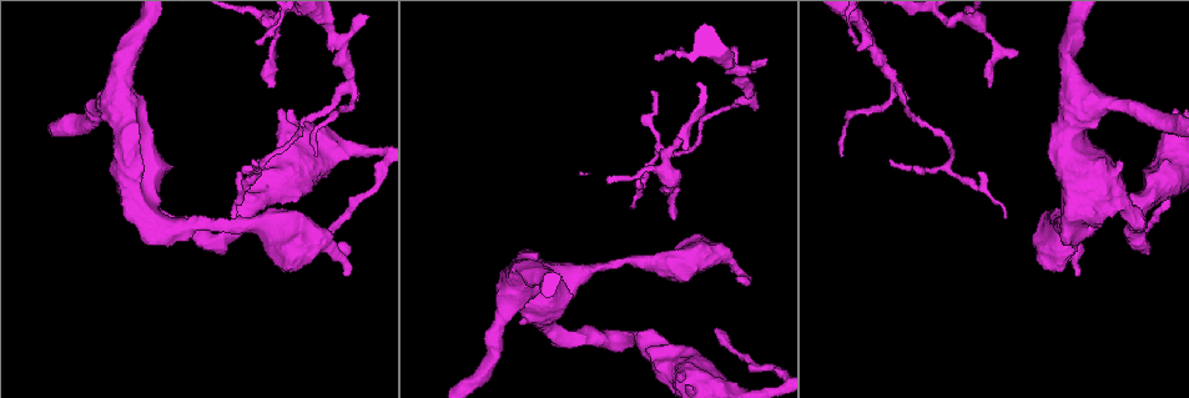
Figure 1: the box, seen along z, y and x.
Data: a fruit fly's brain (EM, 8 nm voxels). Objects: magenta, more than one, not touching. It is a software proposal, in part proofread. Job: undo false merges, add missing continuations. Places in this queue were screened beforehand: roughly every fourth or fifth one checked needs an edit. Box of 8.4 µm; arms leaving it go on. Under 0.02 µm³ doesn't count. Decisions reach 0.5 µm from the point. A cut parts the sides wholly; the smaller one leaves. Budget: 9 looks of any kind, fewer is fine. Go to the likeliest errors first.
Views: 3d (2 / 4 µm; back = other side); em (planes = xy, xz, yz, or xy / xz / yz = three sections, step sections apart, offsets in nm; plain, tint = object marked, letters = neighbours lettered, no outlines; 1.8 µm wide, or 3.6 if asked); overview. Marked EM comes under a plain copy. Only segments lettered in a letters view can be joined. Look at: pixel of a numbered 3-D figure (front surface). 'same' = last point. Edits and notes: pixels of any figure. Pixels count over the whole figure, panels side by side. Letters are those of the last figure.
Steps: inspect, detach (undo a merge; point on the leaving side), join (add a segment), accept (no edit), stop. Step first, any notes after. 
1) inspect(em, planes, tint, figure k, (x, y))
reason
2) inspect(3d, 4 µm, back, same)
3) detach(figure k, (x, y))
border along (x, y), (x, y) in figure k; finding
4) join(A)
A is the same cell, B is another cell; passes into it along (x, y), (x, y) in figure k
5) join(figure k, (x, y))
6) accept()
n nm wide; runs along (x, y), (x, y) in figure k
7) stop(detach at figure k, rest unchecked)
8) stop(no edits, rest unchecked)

inspect(3d, 2 µm, figure 1, (988, 88))
tapers out

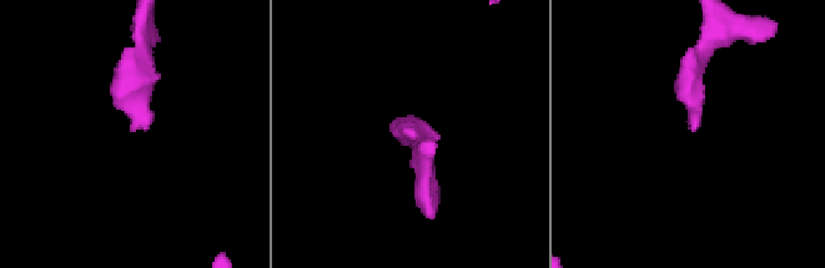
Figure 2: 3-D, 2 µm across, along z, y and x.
inspect(em, xz, step 4, tint, figure 2, (424, 132))

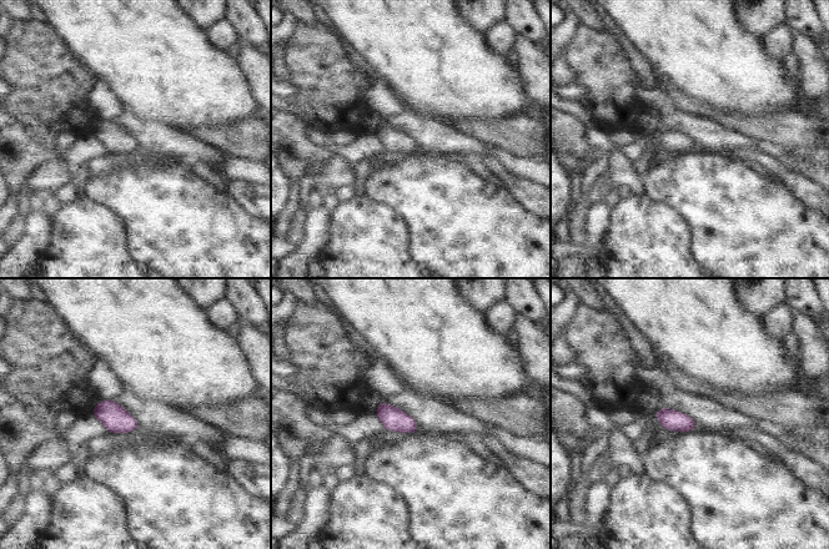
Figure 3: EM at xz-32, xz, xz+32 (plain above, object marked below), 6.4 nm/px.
inspect(em, planes, letters, same)

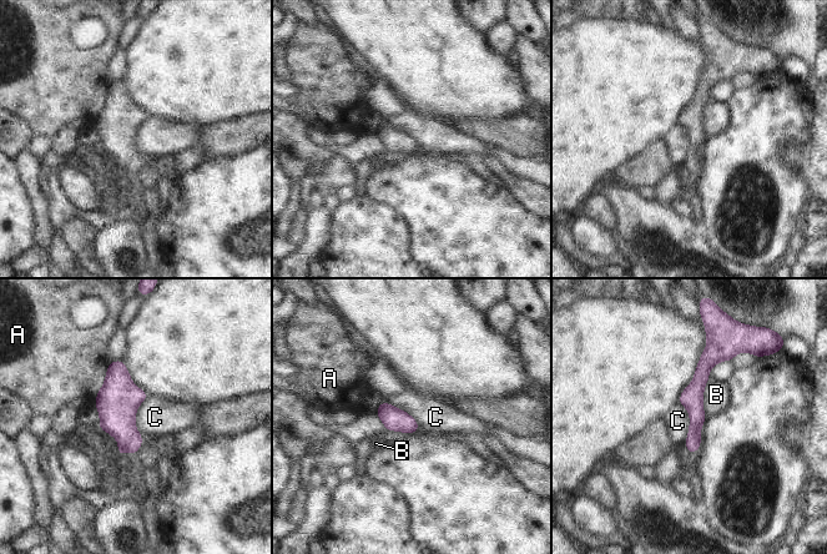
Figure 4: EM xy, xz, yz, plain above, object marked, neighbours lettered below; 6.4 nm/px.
accept()
A, B and C are other cells; border along (149, 397), (135, 417), (141, 436) in figure 4; none of them fits

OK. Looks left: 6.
inspect(em, xy, step 8, tint, figure 1, (314, 154))
tapers out

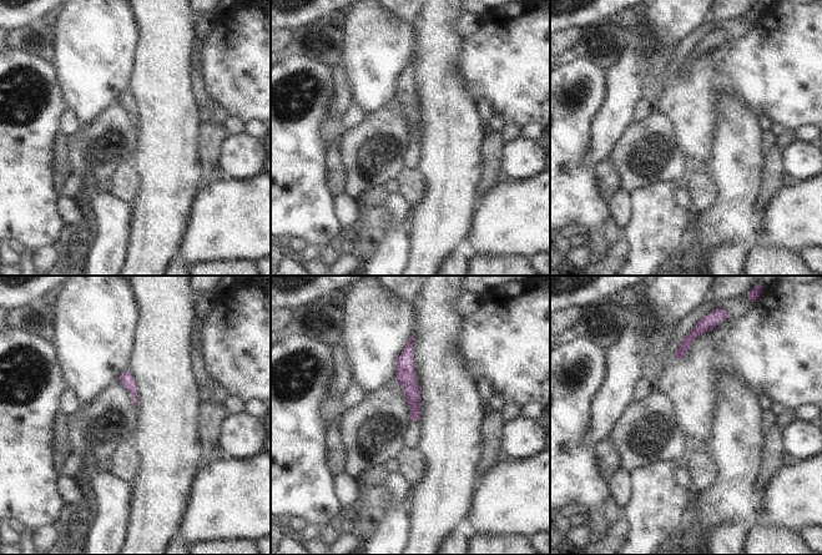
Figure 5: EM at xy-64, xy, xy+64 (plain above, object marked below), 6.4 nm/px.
inspect(em, planes, letters, same)

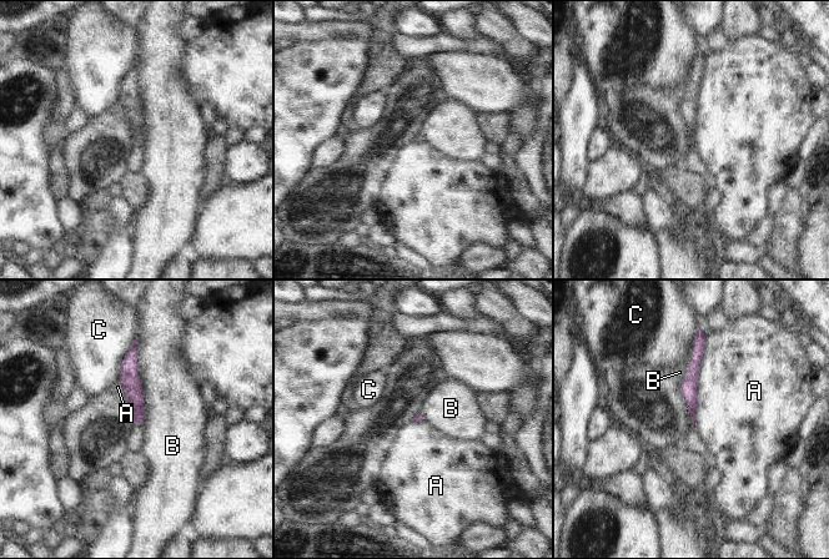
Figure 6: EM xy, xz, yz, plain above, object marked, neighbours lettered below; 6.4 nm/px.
accept()
A, B and C are other cells; none of them fits

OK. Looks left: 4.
inspect(em, planes, tint, figure 1, (281, 108))

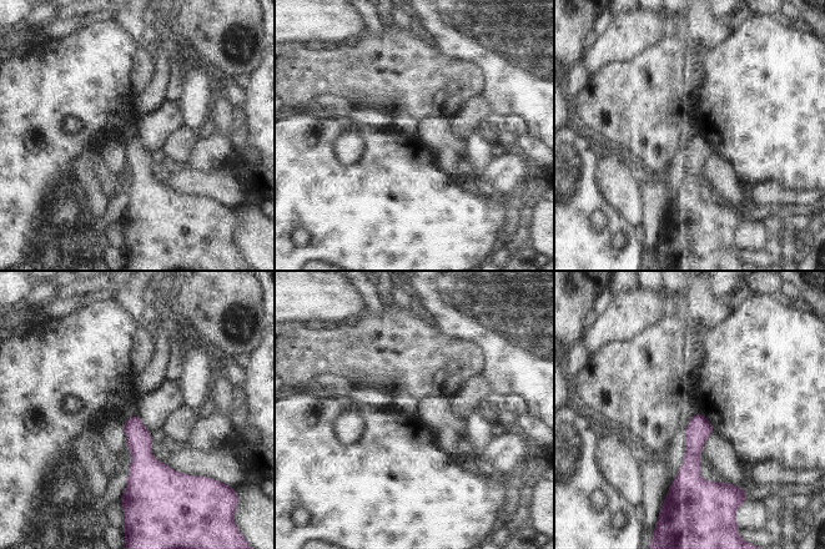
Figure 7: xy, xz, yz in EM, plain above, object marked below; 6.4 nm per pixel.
inspect(em, planes, letters, same)

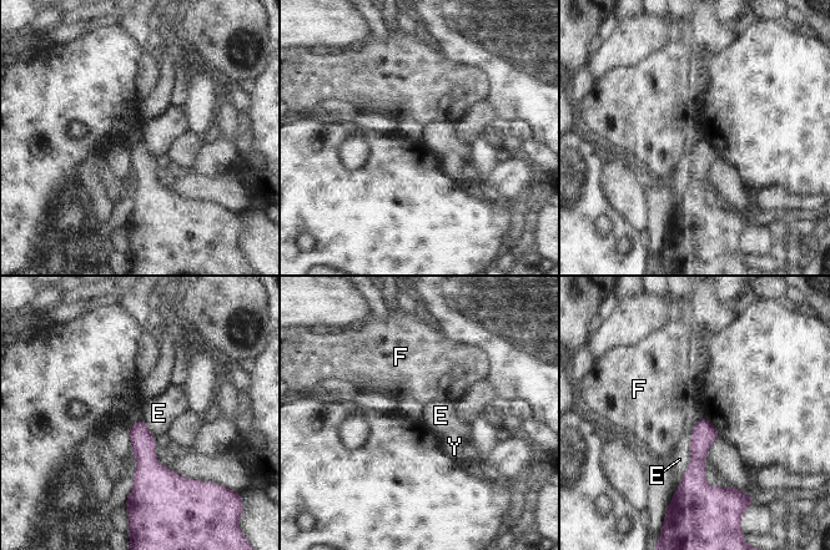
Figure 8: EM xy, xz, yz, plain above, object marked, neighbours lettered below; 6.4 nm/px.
accept()
E touches over 440 nm; E, F and Y are other cells; no lettered segment goes on from it

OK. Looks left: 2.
inspect(em, planes, tint, figure 1, (1058, 225))
a narrow waist

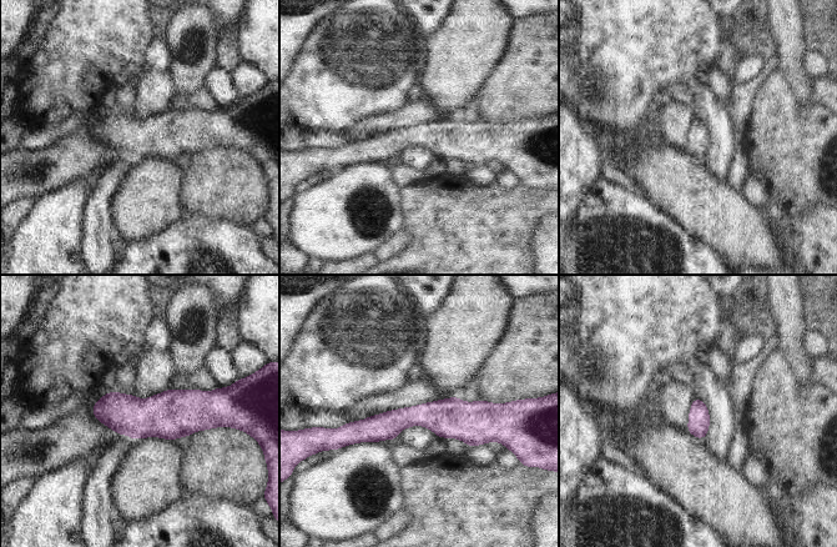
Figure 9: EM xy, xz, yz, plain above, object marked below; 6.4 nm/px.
inspect(em, planes, letters, same)

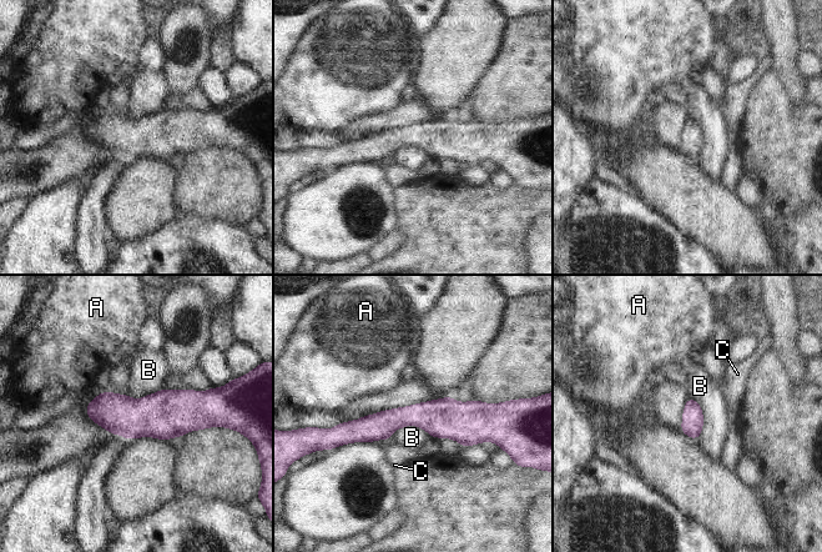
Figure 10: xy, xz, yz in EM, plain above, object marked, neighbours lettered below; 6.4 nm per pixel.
accept()
140 nm wide; A, B and C are other cells; runs along (488, 409), (339, 428) in figure 10; all the same neuron

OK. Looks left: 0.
stop(no edits, rest unchecked)

